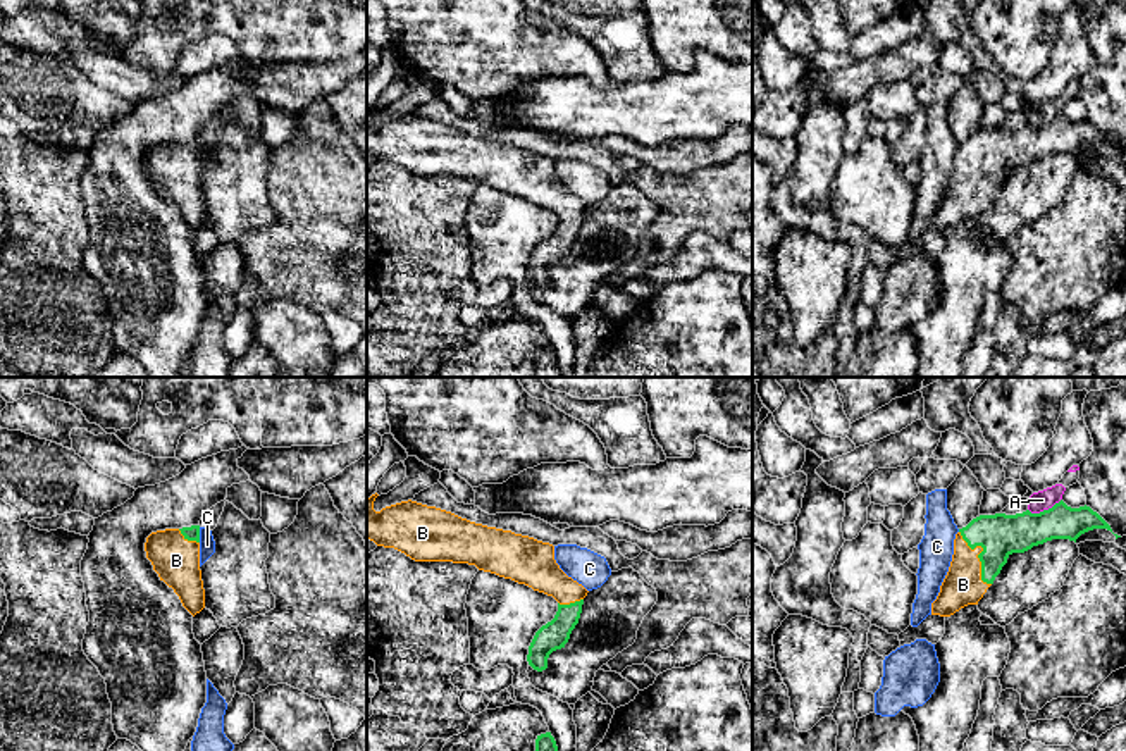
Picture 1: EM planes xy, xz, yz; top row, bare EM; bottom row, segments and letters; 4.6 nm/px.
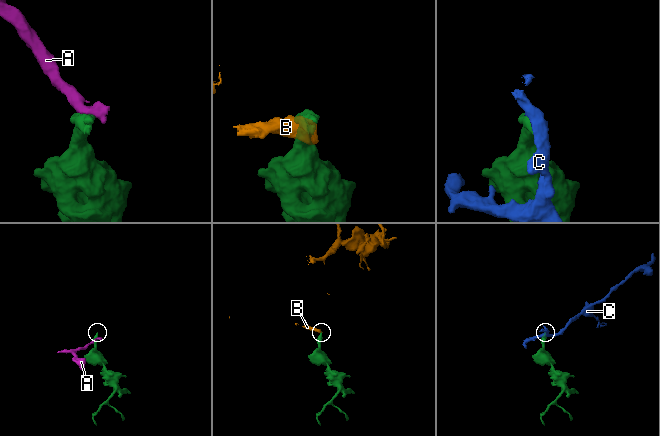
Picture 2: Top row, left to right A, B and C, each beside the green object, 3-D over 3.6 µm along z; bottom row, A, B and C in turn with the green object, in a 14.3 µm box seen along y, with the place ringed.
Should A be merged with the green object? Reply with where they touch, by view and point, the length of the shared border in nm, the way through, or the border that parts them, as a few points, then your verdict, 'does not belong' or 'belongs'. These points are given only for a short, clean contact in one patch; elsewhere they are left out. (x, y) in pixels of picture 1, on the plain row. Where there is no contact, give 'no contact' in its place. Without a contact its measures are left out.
meets green in yz at (1044, 124); contact 170 nm long; border along yz (1061, 112), (1039, 126), (1028, 124); does not belong

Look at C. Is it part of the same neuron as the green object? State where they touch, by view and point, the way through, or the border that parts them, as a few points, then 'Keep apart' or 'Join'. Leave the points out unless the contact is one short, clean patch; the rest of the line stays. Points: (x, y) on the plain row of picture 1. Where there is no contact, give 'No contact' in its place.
Touches green at xy (198, 148). Boundary: xy (198, 142), (200, 155). Keep apart

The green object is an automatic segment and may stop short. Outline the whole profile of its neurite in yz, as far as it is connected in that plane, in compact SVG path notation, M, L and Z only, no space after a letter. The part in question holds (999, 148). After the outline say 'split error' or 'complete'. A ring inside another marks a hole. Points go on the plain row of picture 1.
M1062 114L1040 127L980 129L959 143L949 186L931 217L931 229L950 231L978 219L1012 167L1024 167L1052 153L1074 155L1111 140L1090 121L1071 122Z; split error

